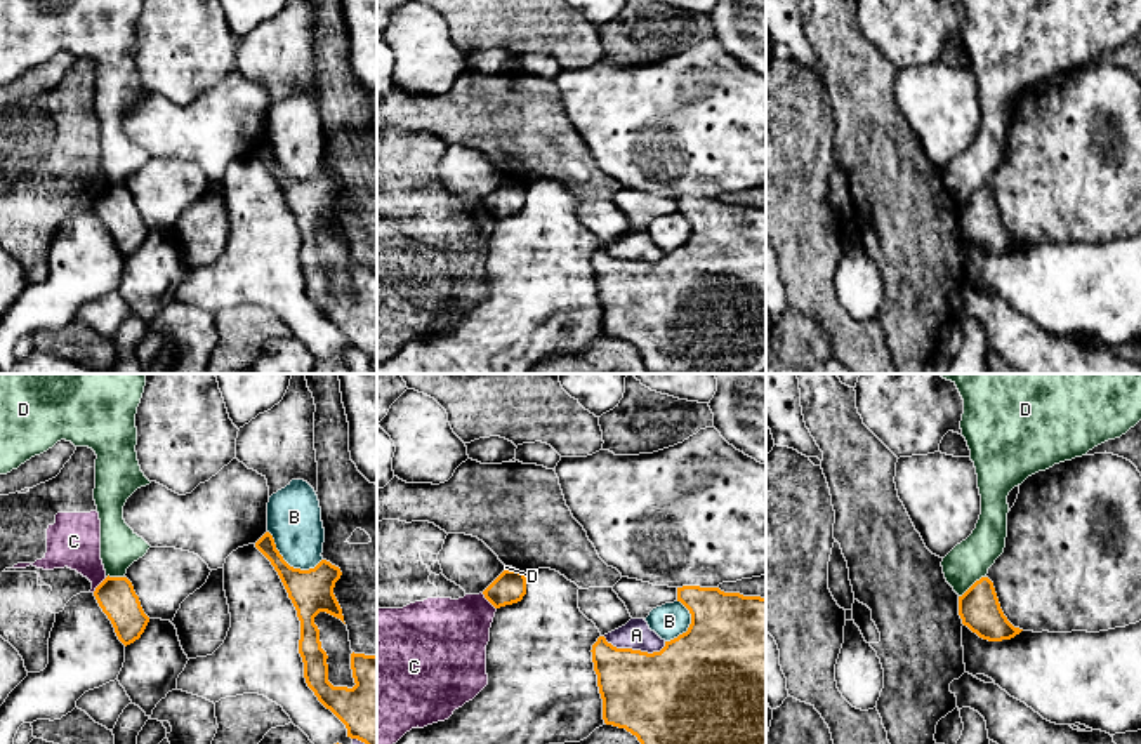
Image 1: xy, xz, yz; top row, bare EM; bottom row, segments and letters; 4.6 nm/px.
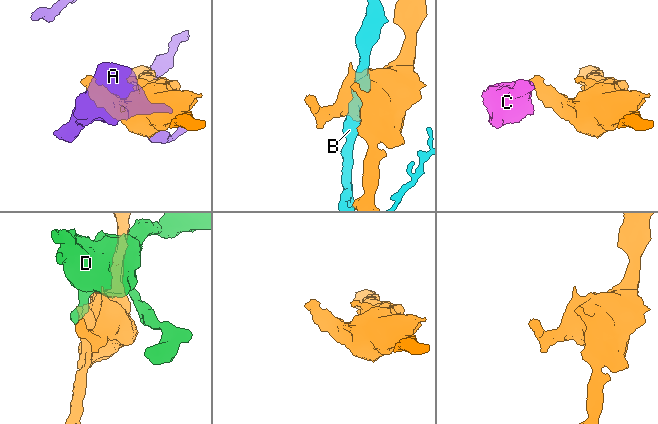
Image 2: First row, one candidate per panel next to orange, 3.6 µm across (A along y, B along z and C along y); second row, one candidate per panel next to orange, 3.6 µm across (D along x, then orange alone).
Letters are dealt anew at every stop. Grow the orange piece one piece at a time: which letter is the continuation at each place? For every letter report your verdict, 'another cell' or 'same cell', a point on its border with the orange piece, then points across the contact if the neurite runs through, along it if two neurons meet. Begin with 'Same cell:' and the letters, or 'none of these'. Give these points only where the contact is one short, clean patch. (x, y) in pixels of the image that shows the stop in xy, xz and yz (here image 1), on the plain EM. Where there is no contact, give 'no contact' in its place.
Same cell: none of these
A: another cell | xz (634, 261)
B: another cell | xy (287, 174)
C: another cell | xz (488, 211) | along xz (481, 204), (495, 219)
D: another cell | yz (973, 195) | along yz (985, 186), (976, 190), (959, 207)

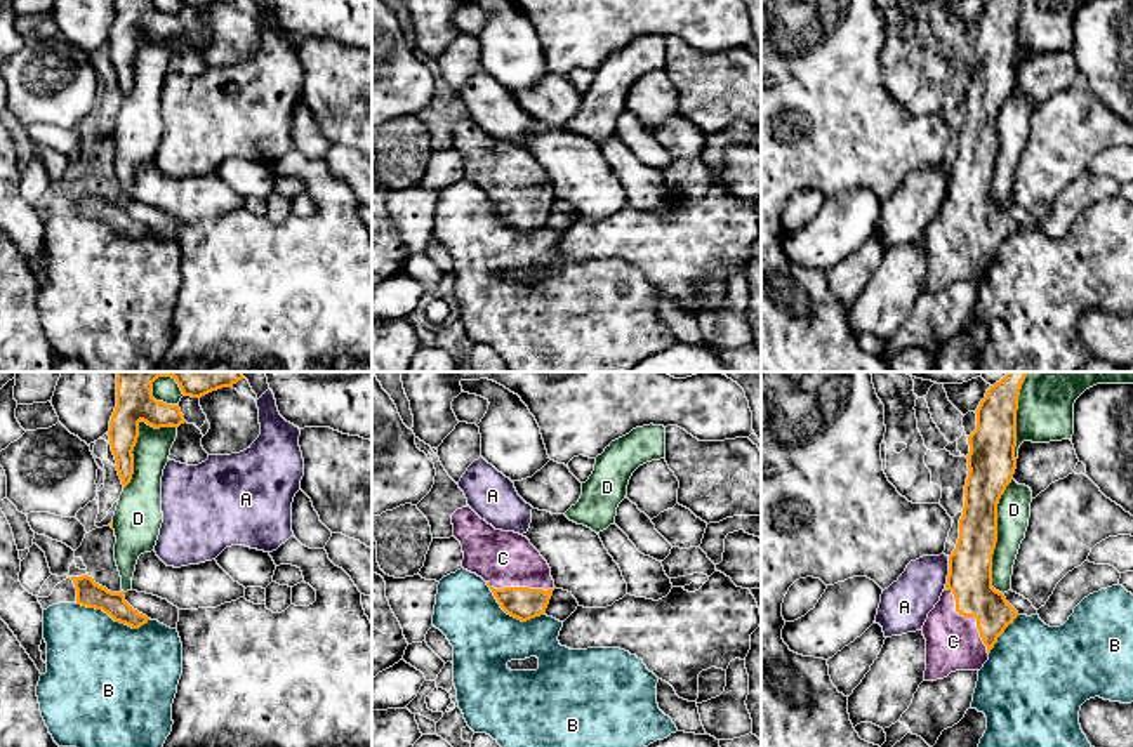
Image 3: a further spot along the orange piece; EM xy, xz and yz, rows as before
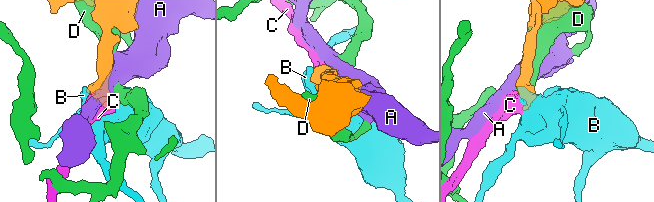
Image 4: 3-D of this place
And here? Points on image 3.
Same cell: C
A: another cell | yz (949, 183)
B: another cell | xy (113, 230)
C: same cell | yz (973, 226)
D: another cell | yz (996, 148)

